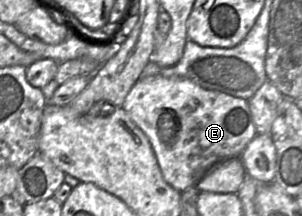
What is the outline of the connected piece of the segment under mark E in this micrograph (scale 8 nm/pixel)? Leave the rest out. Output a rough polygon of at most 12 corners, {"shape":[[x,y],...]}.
{"shape":[[140,78],[121,107],[181,193],[257,135],[247,100]]}

